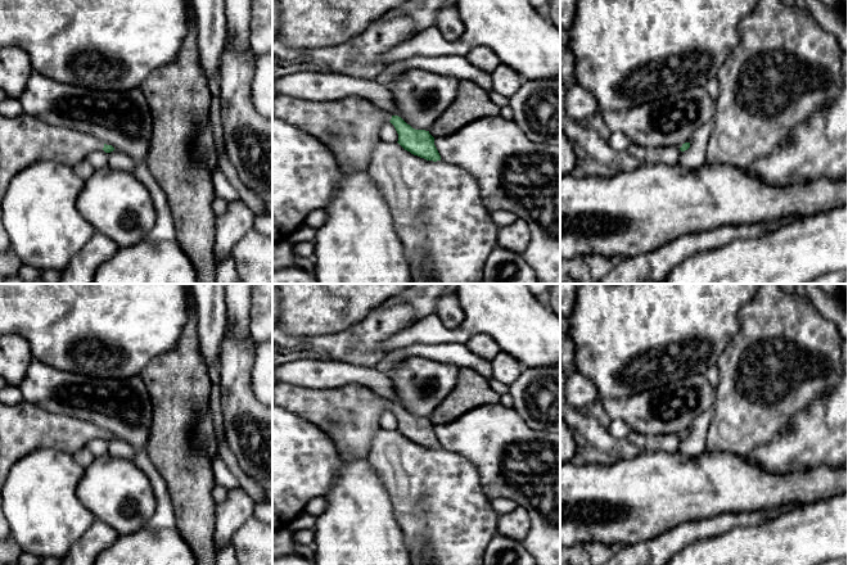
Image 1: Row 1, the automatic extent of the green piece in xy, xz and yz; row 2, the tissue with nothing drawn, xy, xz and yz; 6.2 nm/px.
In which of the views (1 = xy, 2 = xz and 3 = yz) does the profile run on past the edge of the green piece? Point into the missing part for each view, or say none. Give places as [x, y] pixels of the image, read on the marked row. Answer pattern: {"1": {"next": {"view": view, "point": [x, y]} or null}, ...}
{"1": {"next": {"view": "xy", "point": [23, 140]}}, "2": {"next": {"view": "xz", "point": [350, 126]}}, "3": {"next": null}}

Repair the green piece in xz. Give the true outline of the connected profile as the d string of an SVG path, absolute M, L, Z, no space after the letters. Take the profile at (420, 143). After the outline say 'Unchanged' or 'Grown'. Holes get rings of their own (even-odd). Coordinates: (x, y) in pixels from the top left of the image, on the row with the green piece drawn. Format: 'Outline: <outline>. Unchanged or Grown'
Outline: M276 95L272 99L272 117L328 145L346 173L366 171L379 141L379 130L385 122L394 126L397 143L405 150L427 161L441 161L429 131L415 130L401 117L357 95L321 101Z. Grown

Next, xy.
Outline: M27 113L8 118L0 114L0 252L10 250L10 240L3 225L3 198L10 180L39 161L54 161L77 166L89 153L114 150L94 136L50 126Z. Grown

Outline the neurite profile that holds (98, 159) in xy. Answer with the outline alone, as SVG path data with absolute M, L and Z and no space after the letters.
M94 150L87 154L86 159L90 162L94 170L108 167L108 153L104 150Z

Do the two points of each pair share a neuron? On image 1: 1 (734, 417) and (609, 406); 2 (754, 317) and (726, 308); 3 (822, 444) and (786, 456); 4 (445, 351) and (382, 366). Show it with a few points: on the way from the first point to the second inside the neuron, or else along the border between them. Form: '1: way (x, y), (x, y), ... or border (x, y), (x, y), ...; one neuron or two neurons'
1: border (716, 389), (716, 397), (711, 408); two neurons
2: border (753, 297), (740, 310), (739, 330), (730, 340); two neurons
3: way (813, 444), (795, 448); one neuron
4: way (429, 351), (407, 351), (397, 356); one neuron

